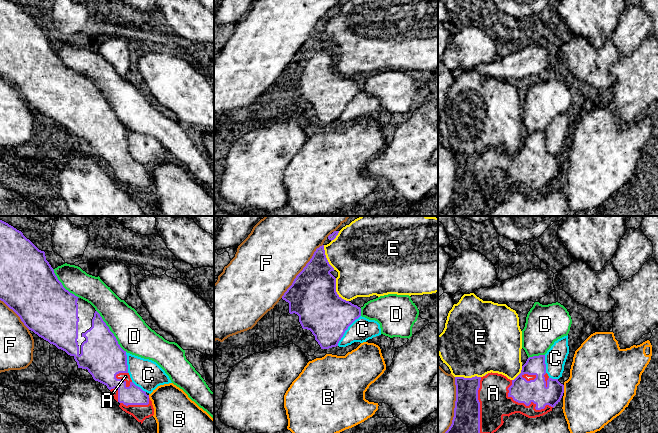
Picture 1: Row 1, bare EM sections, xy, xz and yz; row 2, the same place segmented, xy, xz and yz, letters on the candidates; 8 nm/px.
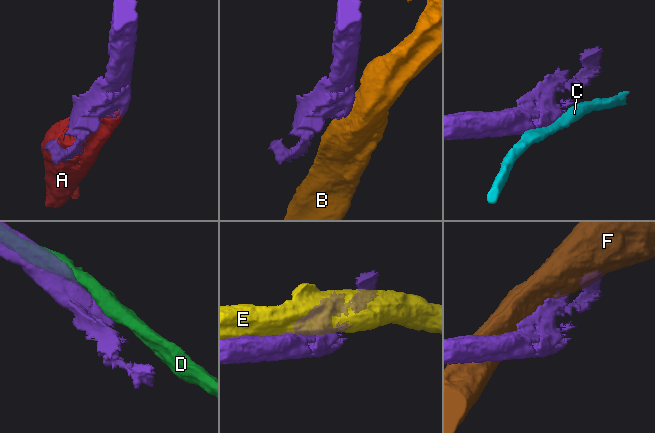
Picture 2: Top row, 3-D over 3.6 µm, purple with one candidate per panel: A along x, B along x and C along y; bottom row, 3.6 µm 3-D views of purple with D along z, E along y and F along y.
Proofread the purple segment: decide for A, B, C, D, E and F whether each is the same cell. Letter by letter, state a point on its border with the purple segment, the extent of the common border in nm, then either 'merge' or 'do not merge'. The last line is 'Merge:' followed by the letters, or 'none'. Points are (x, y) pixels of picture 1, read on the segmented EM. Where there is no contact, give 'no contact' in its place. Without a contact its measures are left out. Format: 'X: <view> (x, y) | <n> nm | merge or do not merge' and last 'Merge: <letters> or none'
A: yz (525, 404) | 400 nm | merge
B: yz (563, 389) | 60 nm | do not merge
C: xz (346, 329) | 320 nm | do not merge
D: xy (110, 331) | 420 nm | do not merge
E: xz (335, 291) | 220 nm | do not merge
F: xz (302, 270) | 550 nm | do not merge
Merge: A

